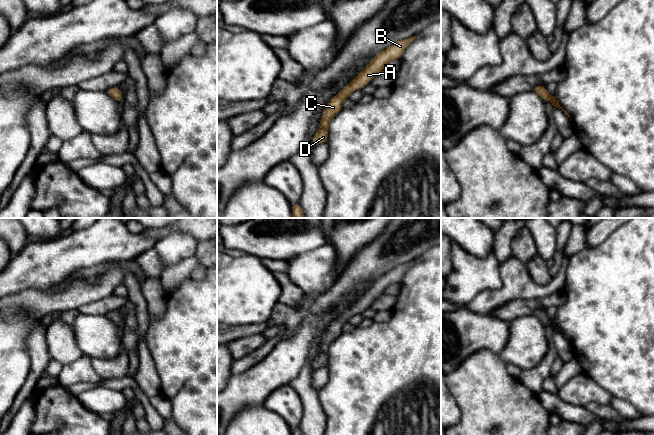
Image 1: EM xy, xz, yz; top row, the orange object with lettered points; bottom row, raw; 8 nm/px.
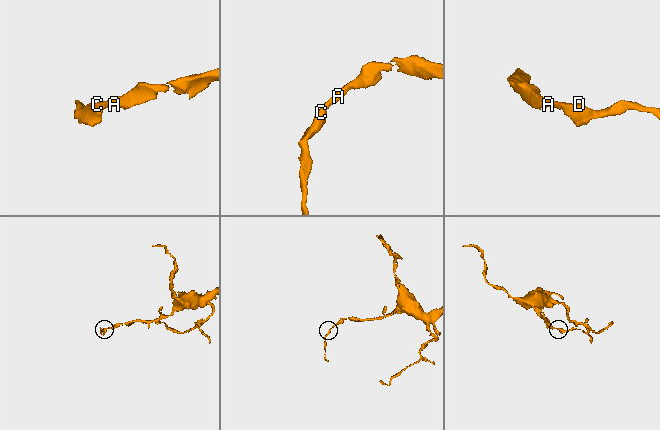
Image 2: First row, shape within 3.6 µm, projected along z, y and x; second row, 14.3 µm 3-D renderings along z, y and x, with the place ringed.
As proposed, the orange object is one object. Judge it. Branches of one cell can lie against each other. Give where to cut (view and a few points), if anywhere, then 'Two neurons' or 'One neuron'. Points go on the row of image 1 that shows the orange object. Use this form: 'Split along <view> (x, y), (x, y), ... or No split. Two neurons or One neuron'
No split. One neuron

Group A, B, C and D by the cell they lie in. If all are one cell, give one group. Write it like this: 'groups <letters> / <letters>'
groups A B C D

